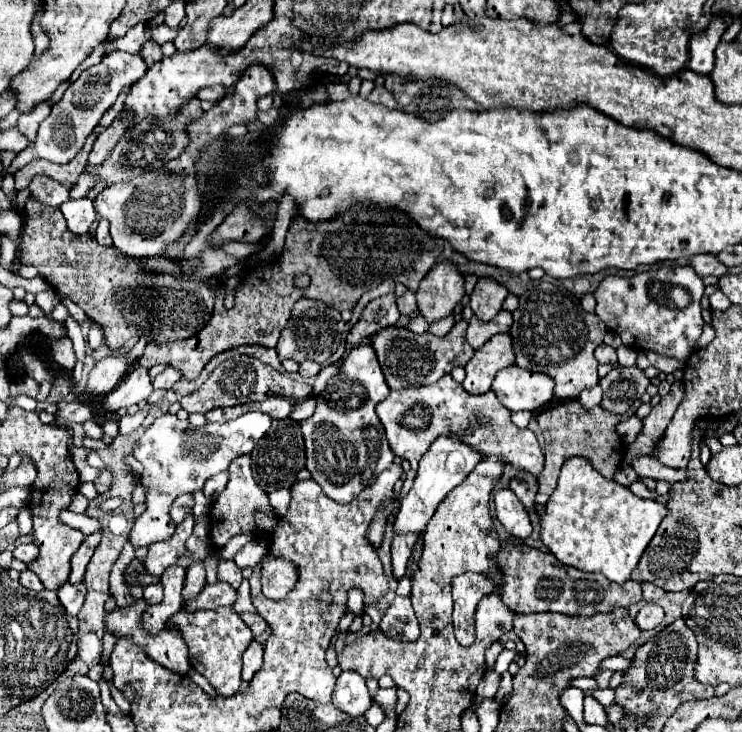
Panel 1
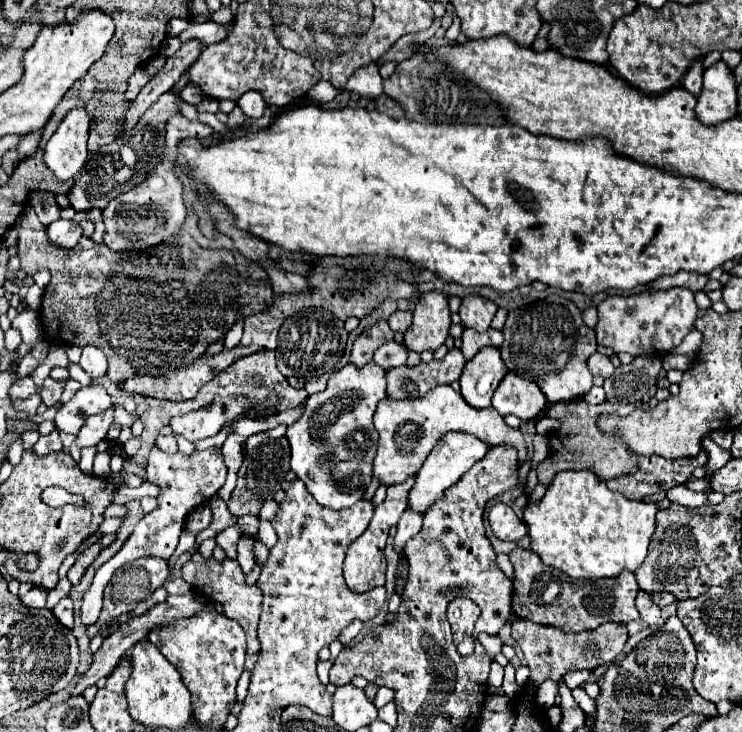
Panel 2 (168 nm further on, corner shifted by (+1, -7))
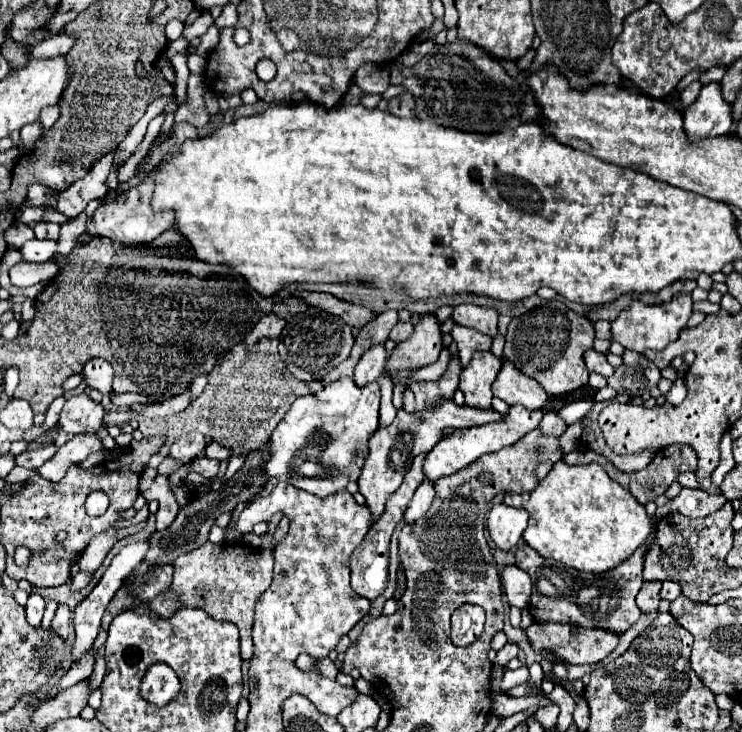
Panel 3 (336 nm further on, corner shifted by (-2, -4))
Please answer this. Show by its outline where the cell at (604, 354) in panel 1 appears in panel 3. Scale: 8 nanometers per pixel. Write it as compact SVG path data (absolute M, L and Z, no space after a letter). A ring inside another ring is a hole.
M590 349L584 353L584 361L586 361L586 367L588 371L594 371L594 373L600 373L602 377L610 377L614 373L614 367L606 361L606 355Z

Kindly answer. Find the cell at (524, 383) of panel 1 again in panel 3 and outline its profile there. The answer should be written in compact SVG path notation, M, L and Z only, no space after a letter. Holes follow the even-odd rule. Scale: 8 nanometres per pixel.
M504 361L498 373L492 385L492 393L494 397L506 401L508 405L524 405L530 411L542 409L548 399L544 389L538 385L538 381L534 381L532 377L526 377L508 361Z

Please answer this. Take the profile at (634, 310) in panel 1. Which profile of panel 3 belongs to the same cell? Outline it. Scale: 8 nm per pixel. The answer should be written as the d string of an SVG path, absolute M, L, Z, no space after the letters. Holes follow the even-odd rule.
M678 293L668 303L660 305L646 305L642 301L634 301L628 309L620 311L618 319L612 321L612 337L610 341L618 341L630 351L644 353L648 349L664 349L672 341L678 339L680 331L686 327L688 319L692 315L692 297L690 293Z

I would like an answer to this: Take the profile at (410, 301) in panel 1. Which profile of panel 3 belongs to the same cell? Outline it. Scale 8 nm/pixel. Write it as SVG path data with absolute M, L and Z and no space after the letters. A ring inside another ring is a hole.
M398 321L398 323L392 327L392 331L390 331L390 339L392 339L394 343L400 343L400 341L404 341L404 339L410 337L412 329L414 329L414 327L412 327L410 321Z

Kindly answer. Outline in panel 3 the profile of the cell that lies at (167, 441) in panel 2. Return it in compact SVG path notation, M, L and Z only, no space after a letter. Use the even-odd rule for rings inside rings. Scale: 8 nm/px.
M170 455L166 456L162 463L157 467L158 473L169 476L182 466L181 462L173 459Z

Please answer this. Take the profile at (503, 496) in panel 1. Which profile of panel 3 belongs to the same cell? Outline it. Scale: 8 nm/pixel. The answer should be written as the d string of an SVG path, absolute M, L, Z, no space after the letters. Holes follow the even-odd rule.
M506 503L492 505L488 513L490 537L504 551L514 549L514 545L522 539L526 525L528 525L528 513L524 509L508 507Z

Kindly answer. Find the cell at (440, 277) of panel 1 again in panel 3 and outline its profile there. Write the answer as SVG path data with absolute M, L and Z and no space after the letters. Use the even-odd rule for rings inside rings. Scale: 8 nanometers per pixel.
M426 313L418 319L414 333L396 345L386 363L386 371L396 375L400 369L420 369L434 363L442 351L442 331L440 321L434 313Z

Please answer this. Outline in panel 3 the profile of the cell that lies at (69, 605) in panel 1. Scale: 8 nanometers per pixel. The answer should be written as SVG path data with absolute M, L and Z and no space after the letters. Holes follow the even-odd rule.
M66 603L58 605L56 615L54 615L54 619L52 619L52 629L54 629L60 637L64 637L64 639L68 637L68 631L70 631L70 617L72 617L72 613L70 613L68 605L66 605Z

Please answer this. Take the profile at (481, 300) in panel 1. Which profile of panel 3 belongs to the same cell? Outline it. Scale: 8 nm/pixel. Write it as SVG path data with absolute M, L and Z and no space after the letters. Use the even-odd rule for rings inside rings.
M464 303L464 305L454 307L452 317L454 317L454 321L458 325L472 327L472 329L476 329L480 333L496 337L496 331L498 331L498 327L496 327L498 325L498 311L496 309Z

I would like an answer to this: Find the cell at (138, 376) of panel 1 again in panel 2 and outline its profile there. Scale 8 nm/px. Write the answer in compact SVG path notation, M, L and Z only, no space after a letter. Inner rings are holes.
M109 408L107 412L103 412L103 414L97 414L97 416L91 416L85 424L83 424L83 428L77 432L77 440L75 440L75 444L69 448L69 454L79 462L79 458L81 458L81 448L85 448L85 446L97 446L101 440L105 440L105 436L107 436L107 430L109 430L109 426L113 424L113 408Z

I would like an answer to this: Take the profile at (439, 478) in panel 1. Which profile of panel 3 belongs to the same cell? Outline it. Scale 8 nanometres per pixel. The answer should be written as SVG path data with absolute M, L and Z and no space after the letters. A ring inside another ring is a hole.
M514 405L514 407L510 407L510 411L508 411L508 415L504 417L502 423L490 423L490 425L470 427L470 429L462 429L462 431L450 433L442 441L438 441L438 445L426 455L426 461L424 461L424 479L430 481L430 483L436 483L438 479L454 475L456 471L460 471L460 469L468 467L470 463L478 461L478 457L482 457L486 453L500 451L502 447L516 443L526 433L530 433L532 429L538 427L542 415L544 415L544 411L528 411L528 409L522 409L520 405Z

